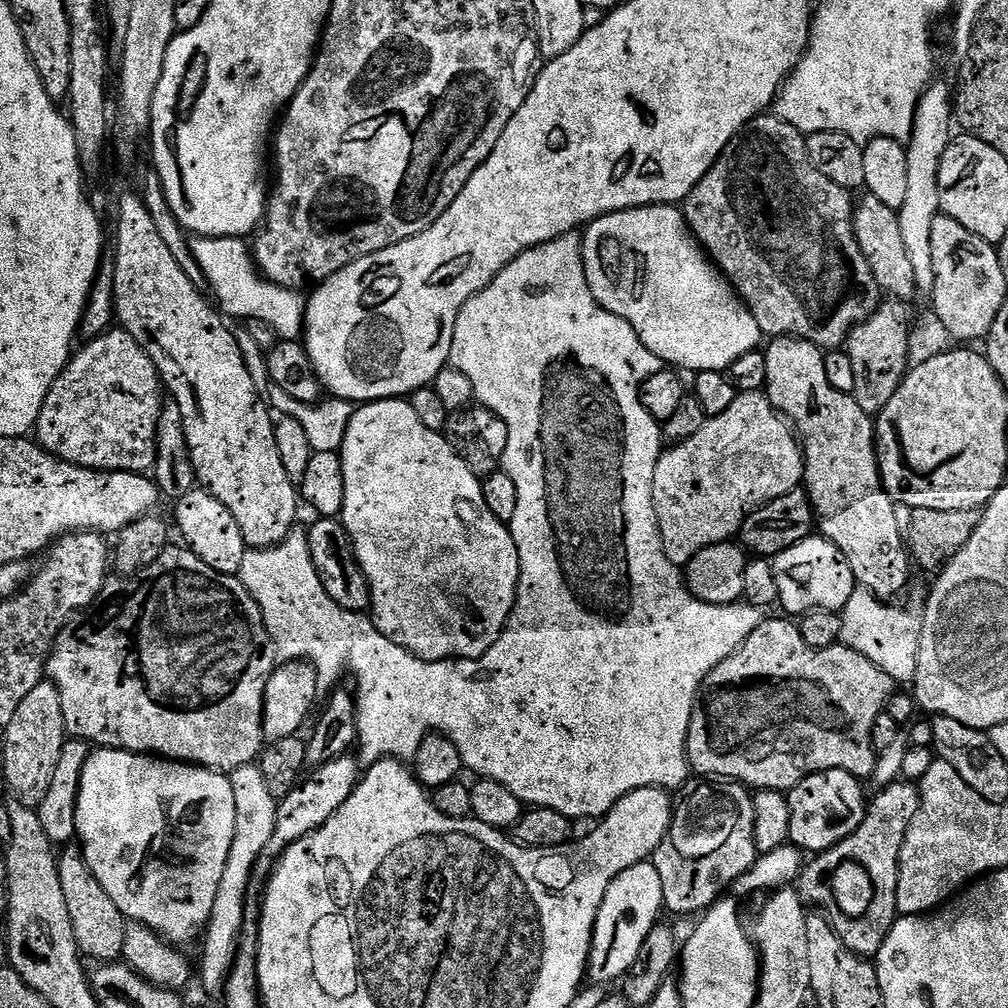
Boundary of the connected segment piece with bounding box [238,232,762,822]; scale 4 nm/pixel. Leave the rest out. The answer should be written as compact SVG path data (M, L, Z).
M567 232L557 240L518 254L514 262L506 265L481 292L474 294L474 298L466 302L466 306L462 306L458 322L454 326L450 364L451 367L462 370L466 378L470 378L470 386L474 386L475 403L500 416L502 422L506 422L508 431L502 468L510 474L510 478L514 478L514 490L518 490L518 510L514 510L510 527L514 546L518 546L520 581L516 587L516 604L498 642L490 646L485 656L479 656L476 660L419 660L413 652L390 642L390 638L386 638L386 634L382 634L365 613L342 610L342 606L338 606L334 598L326 594L322 578L318 578L314 558L310 556L307 535L303 531L294 530L273 548L245 551L238 573L239 580L262 610L262 618L266 622L266 630L276 648L277 657L281 661L306 660L312 664L321 690L335 689L343 681L340 679L344 672L356 675L356 739L358 759L364 766L389 758L401 762L411 761L418 754L424 740L433 734L439 734L454 742L460 755L460 763L467 771L469 768L470 771L477 772L477 777L506 786L506 790L510 790L510 794L514 794L521 805L558 810L558 814L573 822L595 821L607 816L618 801L634 790L683 789L690 780L688 731L700 688L706 677L723 660L730 658L730 654L741 648L750 634L754 634L762 619L762 612L743 602L702 602L688 588L685 573L677 564L670 562L670 558L666 558L664 553L664 543L654 510L654 470L662 451L662 428L640 401L640 388L646 378L661 371L662 362L645 346L642 338L638 338L630 322L610 314L610 310L596 301L590 290L590 282L586 282L581 237L576 232Z

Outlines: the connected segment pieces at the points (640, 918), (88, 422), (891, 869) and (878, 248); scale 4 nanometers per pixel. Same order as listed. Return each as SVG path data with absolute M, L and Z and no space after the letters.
M650 862L630 866L630 870L622 870L614 882L606 890L606 898L598 910L598 918L592 935L592 949L588 955L587 979L596 986L611 985L611 980L619 981L628 975L634 966L634 958L638 958L638 950L642 950L642 942L650 934L650 930L661 919L660 912L664 908L662 898L662 878L658 878L658 870Z
M123 330L103 332L102 335L87 341L83 346L85 348L82 349L81 352L79 349L79 351L69 359L68 364L64 368L64 373L56 379L54 386L50 390L50 394L46 394L46 402L42 402L40 417L34 429L35 439L38 441L40 447L52 456L57 456L60 460L77 464L83 468L93 468L95 472L151 473L156 466L156 431L158 430L158 418L160 417L160 411L164 408L166 399L166 389L164 385L160 383L160 375L154 366L154 362L146 354L146 350L142 346L138 346L135 338L133 338L129 332Z
M897 782L891 787L885 787L883 790L877 791L877 796L867 805L864 821L860 823L860 829L854 834L850 834L841 844L835 844L829 852L821 852L815 857L816 860L812 865L810 863L803 869L798 877L798 891L809 905L812 904L813 909L819 910L824 917L832 924L832 928L838 934L838 938L842 938L842 942L854 954L865 958L874 958L882 950L882 944L886 942L888 932L892 929L892 924L897 920L898 913L896 910L896 891L898 890L898 870L900 869L900 851L902 850L902 842L906 830L910 826L910 822L914 818L914 814L918 814L920 809L920 789L912 782Z
M867 194L854 208L852 225L858 238L858 246L862 246L862 254L866 254L866 262L870 262L870 268L874 270L876 281L880 283L881 289L888 292L889 297L900 302L912 302L918 296L916 279L914 278L914 266L910 264L910 258L904 249L902 240L902 226L897 209L886 206L886 202L878 202L878 198Z

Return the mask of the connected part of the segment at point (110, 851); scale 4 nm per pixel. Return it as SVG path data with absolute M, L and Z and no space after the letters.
M97 747L89 755L86 766L82 770L82 782L76 807L76 840L84 853L94 878L102 882L102 890L114 898L114 906L122 910L129 921L144 924L150 930L168 941L173 946L185 946L191 940L199 941L208 924L210 912L214 907L214 896L221 883L226 860L229 857L231 843L234 842L235 808L234 795L229 777L223 772L213 772L210 768L201 768L198 764L189 764L178 760L166 760L151 754L139 752L122 752L119 748Z

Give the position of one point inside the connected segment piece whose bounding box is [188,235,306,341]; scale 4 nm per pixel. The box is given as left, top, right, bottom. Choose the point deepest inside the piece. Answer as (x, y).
(228, 265)

